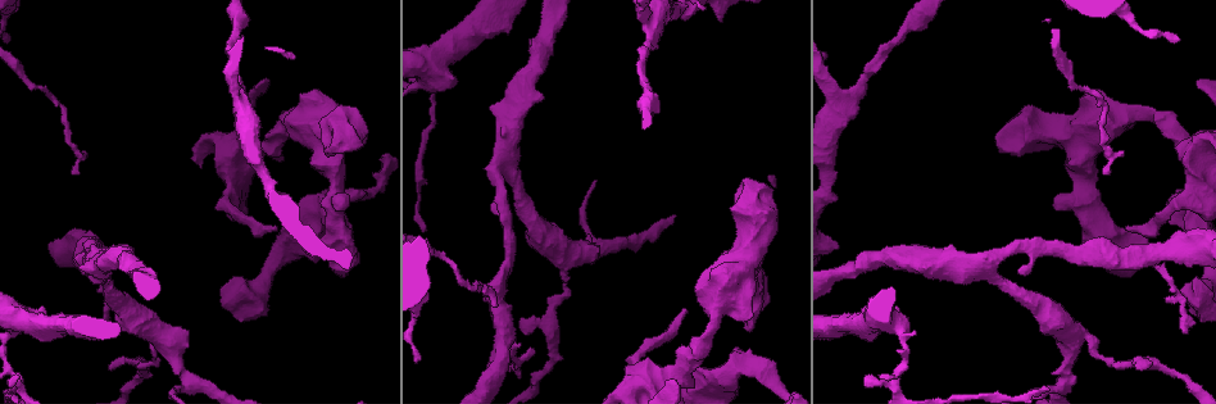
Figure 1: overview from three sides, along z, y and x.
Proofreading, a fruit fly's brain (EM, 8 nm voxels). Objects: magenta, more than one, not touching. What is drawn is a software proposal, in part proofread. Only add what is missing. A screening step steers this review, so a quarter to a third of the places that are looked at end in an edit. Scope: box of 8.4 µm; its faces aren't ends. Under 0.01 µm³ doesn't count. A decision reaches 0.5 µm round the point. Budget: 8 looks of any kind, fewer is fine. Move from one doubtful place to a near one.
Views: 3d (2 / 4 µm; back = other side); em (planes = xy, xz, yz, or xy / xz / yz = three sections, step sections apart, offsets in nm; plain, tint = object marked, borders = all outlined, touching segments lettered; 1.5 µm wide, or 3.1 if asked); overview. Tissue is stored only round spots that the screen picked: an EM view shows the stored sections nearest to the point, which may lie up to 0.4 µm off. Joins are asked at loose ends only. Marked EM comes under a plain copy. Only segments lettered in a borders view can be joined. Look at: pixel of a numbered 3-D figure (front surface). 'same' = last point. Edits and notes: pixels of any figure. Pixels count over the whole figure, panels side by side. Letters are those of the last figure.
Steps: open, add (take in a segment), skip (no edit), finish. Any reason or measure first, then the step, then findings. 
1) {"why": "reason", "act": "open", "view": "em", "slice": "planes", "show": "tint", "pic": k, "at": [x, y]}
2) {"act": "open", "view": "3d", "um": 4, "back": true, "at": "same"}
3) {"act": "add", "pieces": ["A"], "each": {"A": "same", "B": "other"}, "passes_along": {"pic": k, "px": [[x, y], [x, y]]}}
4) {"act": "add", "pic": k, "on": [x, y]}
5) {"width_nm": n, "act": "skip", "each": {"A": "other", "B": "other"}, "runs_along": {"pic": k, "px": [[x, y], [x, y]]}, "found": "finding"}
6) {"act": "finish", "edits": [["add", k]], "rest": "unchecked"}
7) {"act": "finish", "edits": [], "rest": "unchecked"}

{"why": "stops while still wide", "act": "open", "view": "3d", "um": 2, "pic": 1, "at": [597, 247]}

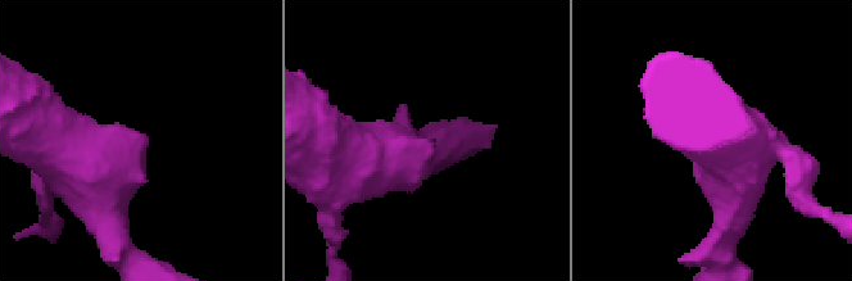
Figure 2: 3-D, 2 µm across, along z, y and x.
{"why": "need the tissue", "act": "open", "view": "em", "slice": "planes", "show": "borders", "pic": 2, "at": [435, 143]}

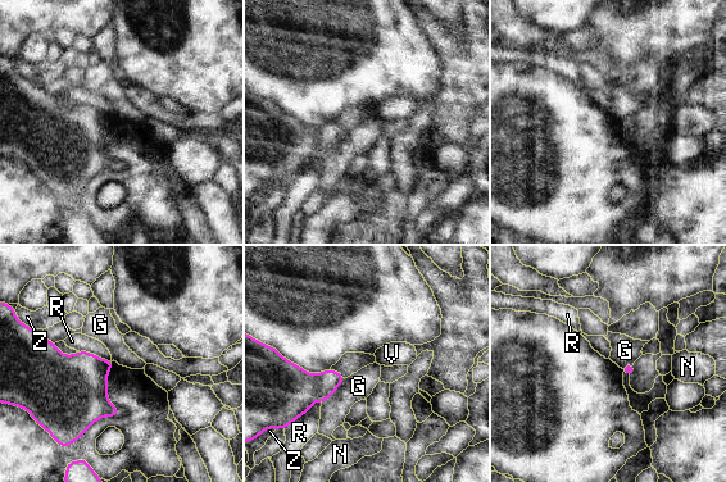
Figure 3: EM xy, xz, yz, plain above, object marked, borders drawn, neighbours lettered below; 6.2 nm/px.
{"act": "skip", "each": {"G": "other", "N": "other", "R": "other", "V": "other", "Z": "other"}, "border": {"pic": 3, "px": [[345, 378], [321, 407]]}, "found": "none of them fits"}

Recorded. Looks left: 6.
{"why": "an open end", "act": "open", "view": "em", "slice": "yz", "step": 4, "show": "tint", "pic": 1, "at": [863, 377]}

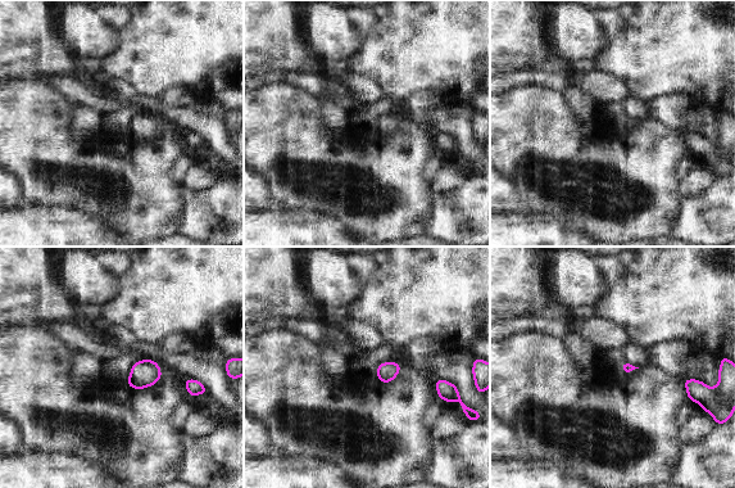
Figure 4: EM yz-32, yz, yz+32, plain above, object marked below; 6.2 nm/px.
{"act": "open", "view": "em", "slice": "planes", "show": "borders", "at": "same"}

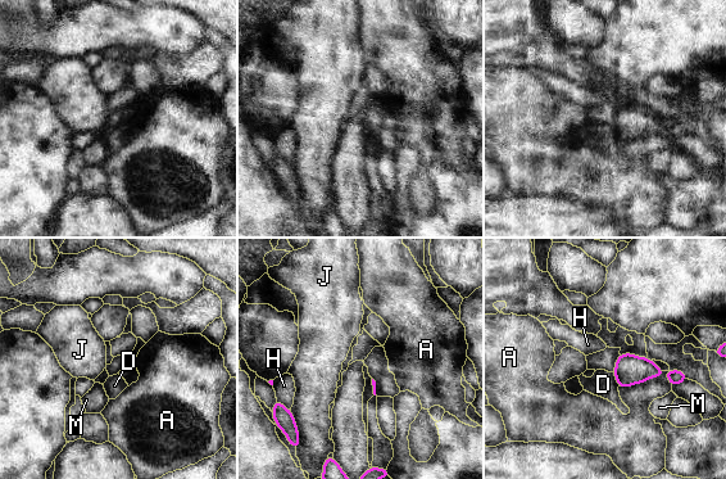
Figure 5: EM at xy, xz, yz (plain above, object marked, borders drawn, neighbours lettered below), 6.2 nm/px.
{"act": "skip", "each": {"A": "other", "D": "other", "H": "other", "J": "other", "M": "other"}, "border": {"pic": 5, "px": [[278, 400], [290, 411]]}, "found": "none of them fits"}

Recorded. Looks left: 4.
{"why": "tapers out", "act": "open", "view": "em", "slice": "planes", "show": "borders", "pic": 1, "at": [1103, 171]}

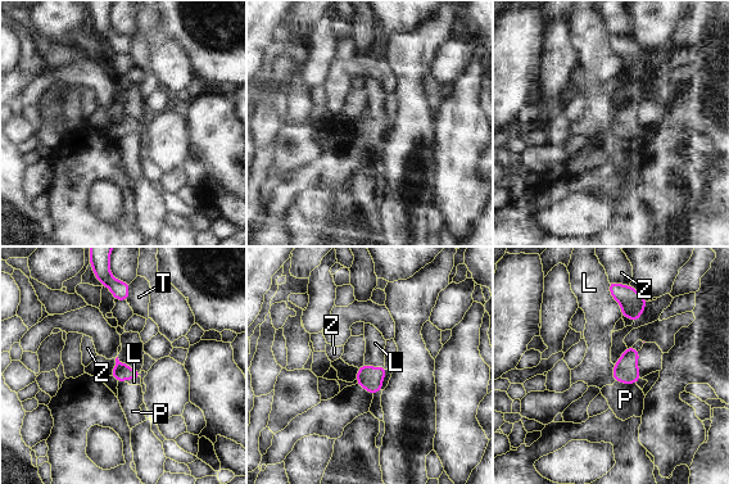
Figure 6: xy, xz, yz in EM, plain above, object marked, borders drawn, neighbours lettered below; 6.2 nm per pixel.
{"act": "skip", "each": {"L": "other", "P": "other", "T": "other", "Z": "other"}, "border": {"pic": 6, "px": [[608, 281], [621, 316]]}, "found": "no lettered segment goes on from it"}

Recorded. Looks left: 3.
{"act": "finish", "edits": [], "rest": "unchecked"}

